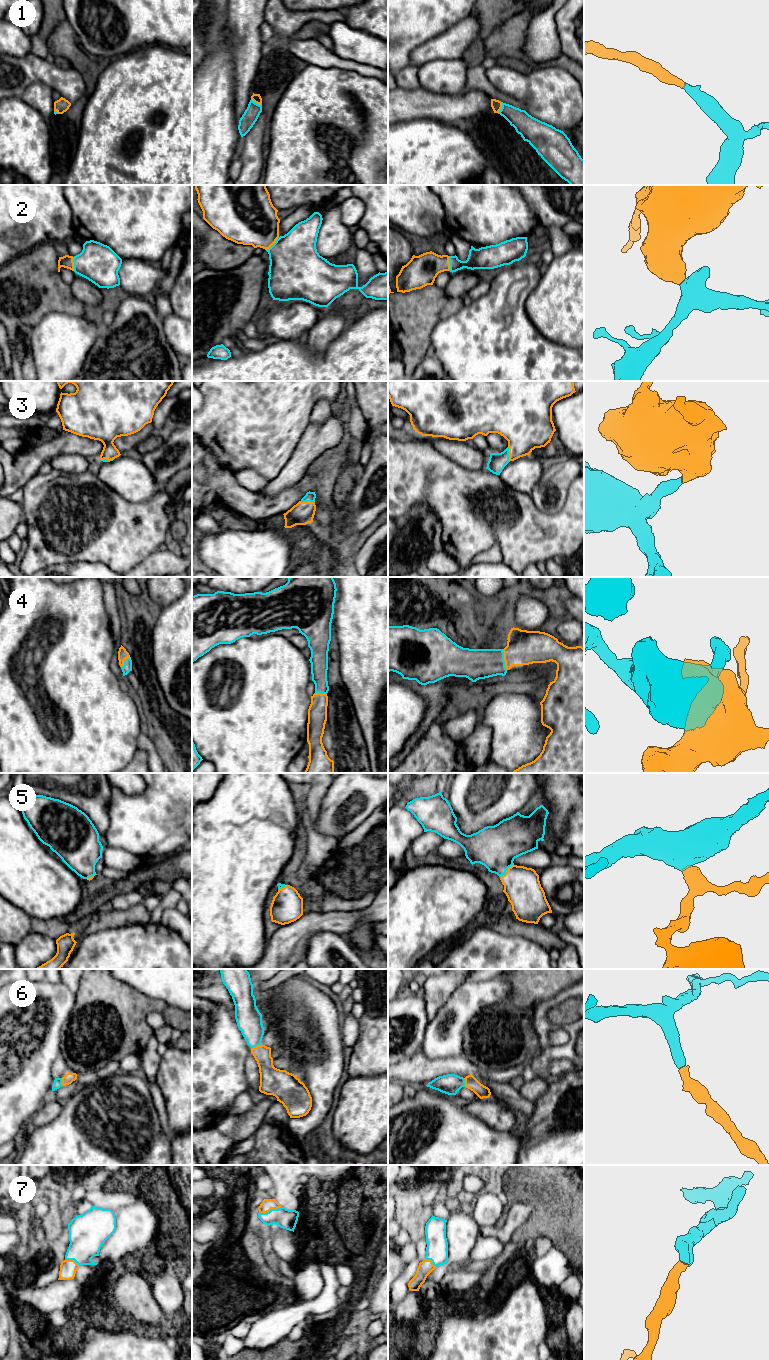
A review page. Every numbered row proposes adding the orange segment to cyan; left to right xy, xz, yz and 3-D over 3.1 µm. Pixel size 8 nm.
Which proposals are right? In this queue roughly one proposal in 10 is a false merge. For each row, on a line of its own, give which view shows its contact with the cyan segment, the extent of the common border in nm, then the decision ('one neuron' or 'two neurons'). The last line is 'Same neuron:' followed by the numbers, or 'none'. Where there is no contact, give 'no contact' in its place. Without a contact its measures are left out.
1: yz | 100 nm | one neuron
2: yz | 120 nm | one neuron
3: yz | 130 nm | one neuron
4: yz | 170 nm | one neuron
5: yz | 160 nm | one neuron
6: xz | 80 nm | one neuron
7: xz | 190 nm | one neuron
Same neuron: 1, 2, 3, 4, 5, 6, 7

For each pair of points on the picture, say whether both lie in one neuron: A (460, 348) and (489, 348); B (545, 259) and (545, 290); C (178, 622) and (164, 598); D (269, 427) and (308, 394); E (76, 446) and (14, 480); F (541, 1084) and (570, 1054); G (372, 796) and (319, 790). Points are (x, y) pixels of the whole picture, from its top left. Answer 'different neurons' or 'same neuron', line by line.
A: same neuron
B: different neurons
C: different neurons
D: same neuron
E: same neuron
F: different neurons
G: different neurons

